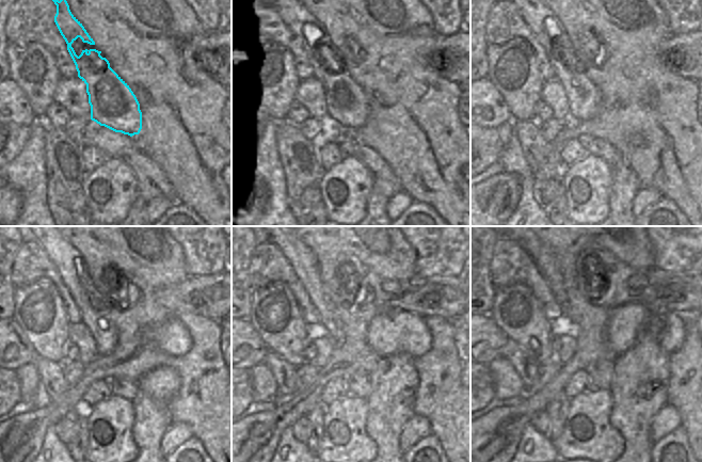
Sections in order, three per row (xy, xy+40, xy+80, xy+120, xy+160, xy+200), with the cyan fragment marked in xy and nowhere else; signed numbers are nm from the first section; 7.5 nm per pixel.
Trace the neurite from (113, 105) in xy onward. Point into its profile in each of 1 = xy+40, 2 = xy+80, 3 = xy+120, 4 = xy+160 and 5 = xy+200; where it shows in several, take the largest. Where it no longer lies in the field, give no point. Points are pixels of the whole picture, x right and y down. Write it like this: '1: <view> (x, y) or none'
1: xy+40 (348, 105)
2: xy+80 (584, 97)
3: xy+120 (66, 260)
4: xy+160 (303, 260)
5: xy+200 (546, 264)

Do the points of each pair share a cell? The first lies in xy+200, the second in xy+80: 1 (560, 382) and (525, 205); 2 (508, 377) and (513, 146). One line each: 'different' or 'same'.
1: different
2: different

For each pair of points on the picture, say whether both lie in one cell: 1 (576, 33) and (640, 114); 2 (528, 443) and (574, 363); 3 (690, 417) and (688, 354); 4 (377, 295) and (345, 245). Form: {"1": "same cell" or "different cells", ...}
{"1": "same cell", "2": "different cells", "3": "same cell", "4": "different cells"}

